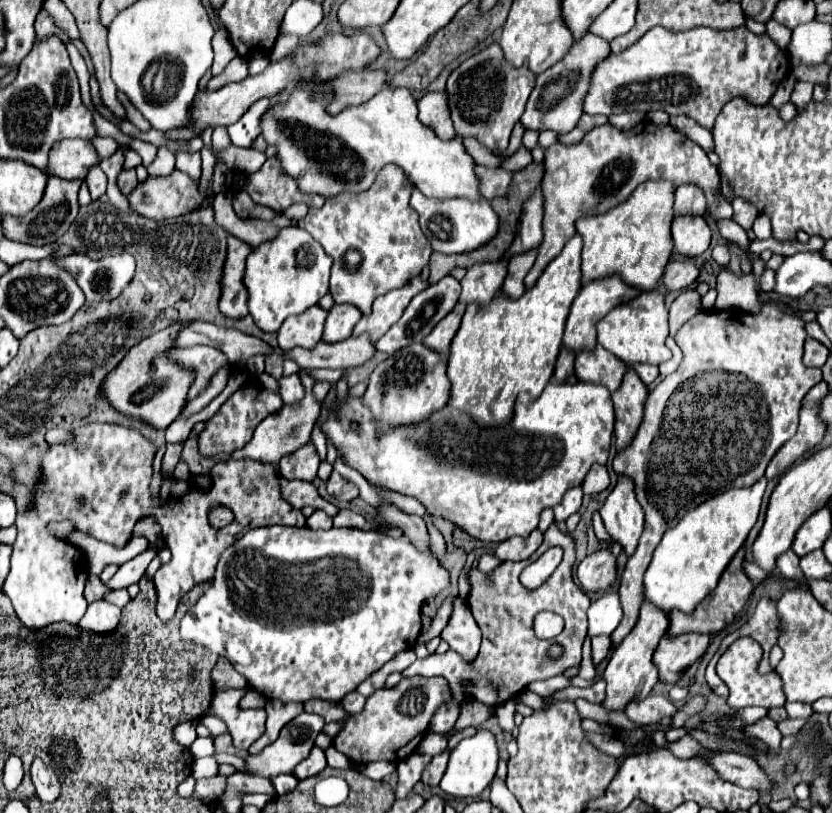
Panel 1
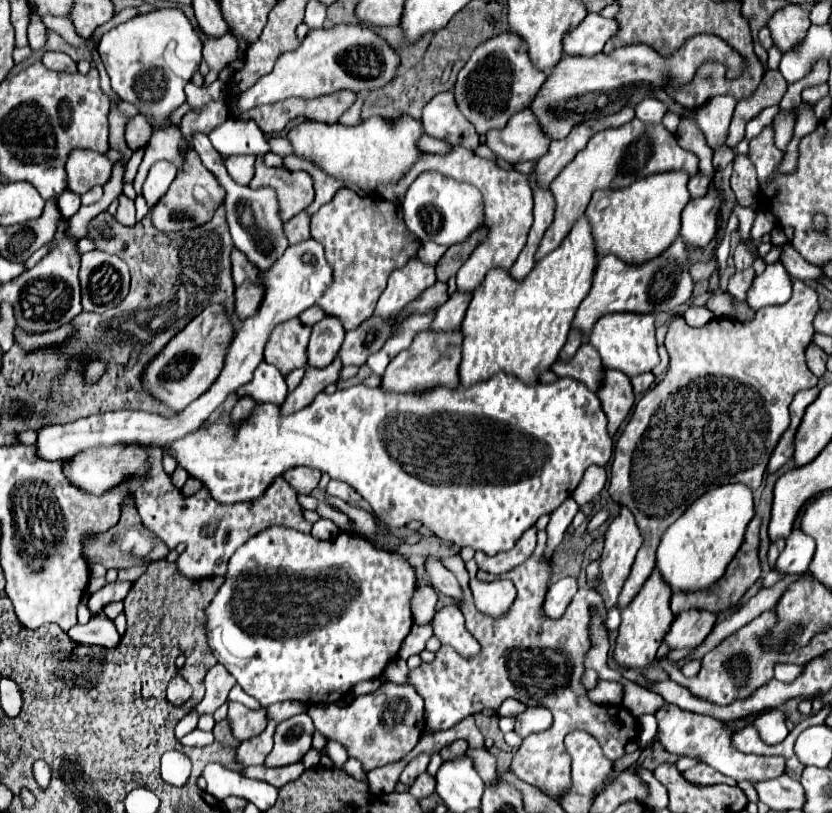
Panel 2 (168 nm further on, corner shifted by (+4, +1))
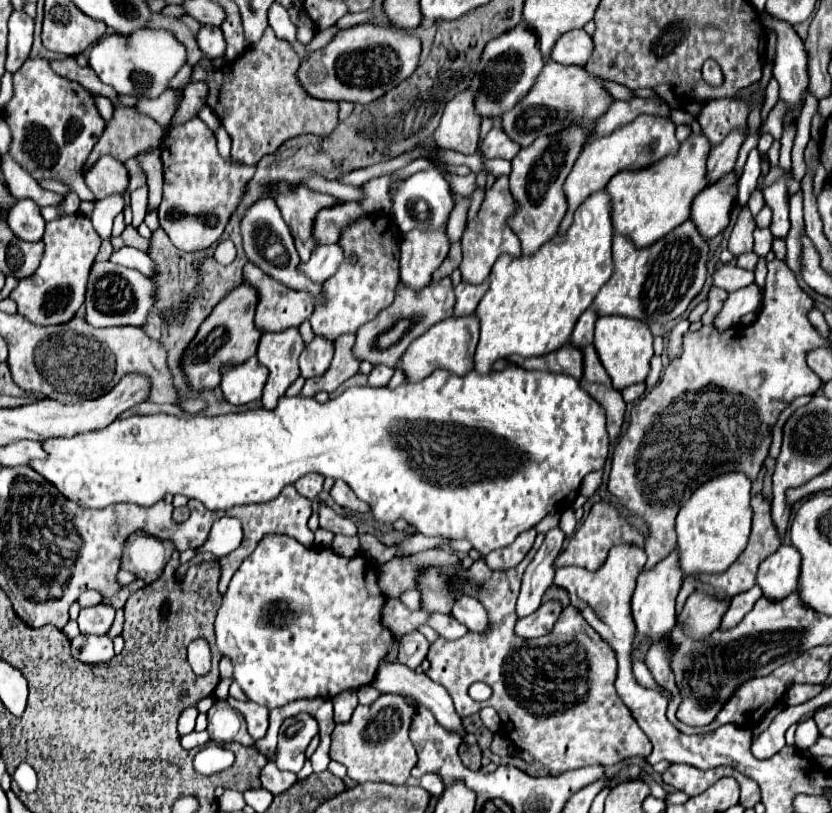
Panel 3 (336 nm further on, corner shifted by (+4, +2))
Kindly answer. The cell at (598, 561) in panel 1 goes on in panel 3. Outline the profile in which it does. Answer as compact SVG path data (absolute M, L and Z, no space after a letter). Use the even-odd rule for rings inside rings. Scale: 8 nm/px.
M559 599L541 603L537 613L531 613L529 617L523 617L523 619L517 621L515 633L519 637L525 637L525 639L541 637L541 635L545 635L545 633L549 633L553 629L553 625L559 619L561 611L563 611L563 605L561 605Z

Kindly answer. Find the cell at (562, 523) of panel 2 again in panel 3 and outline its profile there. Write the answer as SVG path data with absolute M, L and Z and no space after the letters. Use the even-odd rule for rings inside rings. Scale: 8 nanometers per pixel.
M555 527L545 533L545 541L541 549L537 551L535 559L531 561L531 565L525 569L525 575L523 575L523 585L517 601L519 617L533 613L539 607L543 593L553 583L553 577L555 577L553 561L561 553L563 541L565 541L565 533L561 531L561 527Z

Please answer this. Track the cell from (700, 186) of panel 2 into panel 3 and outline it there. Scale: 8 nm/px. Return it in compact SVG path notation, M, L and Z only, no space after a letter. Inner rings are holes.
M735 129L735 131L729 133L729 137L721 145L711 149L709 159L707 159L707 179L709 179L709 183L717 183L725 173L733 171L739 147L745 141L745 137L747 137L747 131Z

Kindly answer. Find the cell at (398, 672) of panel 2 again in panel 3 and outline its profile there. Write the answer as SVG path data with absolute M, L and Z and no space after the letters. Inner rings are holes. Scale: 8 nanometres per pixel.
M381 661L379 669L377 669L377 677L373 679L373 683L381 693L399 693L399 695L407 695L407 697L413 697L415 701L419 701L425 709L429 709L435 719L445 725L445 729L457 729L457 733L461 733L461 739L467 735L463 723L461 723L461 717L455 713L455 707L453 707L453 701L449 697L449 693L445 691L445 687L437 685L435 681L431 681L427 675L423 673L417 673L413 669L409 669L407 665L403 663L389 663L389 661Z

